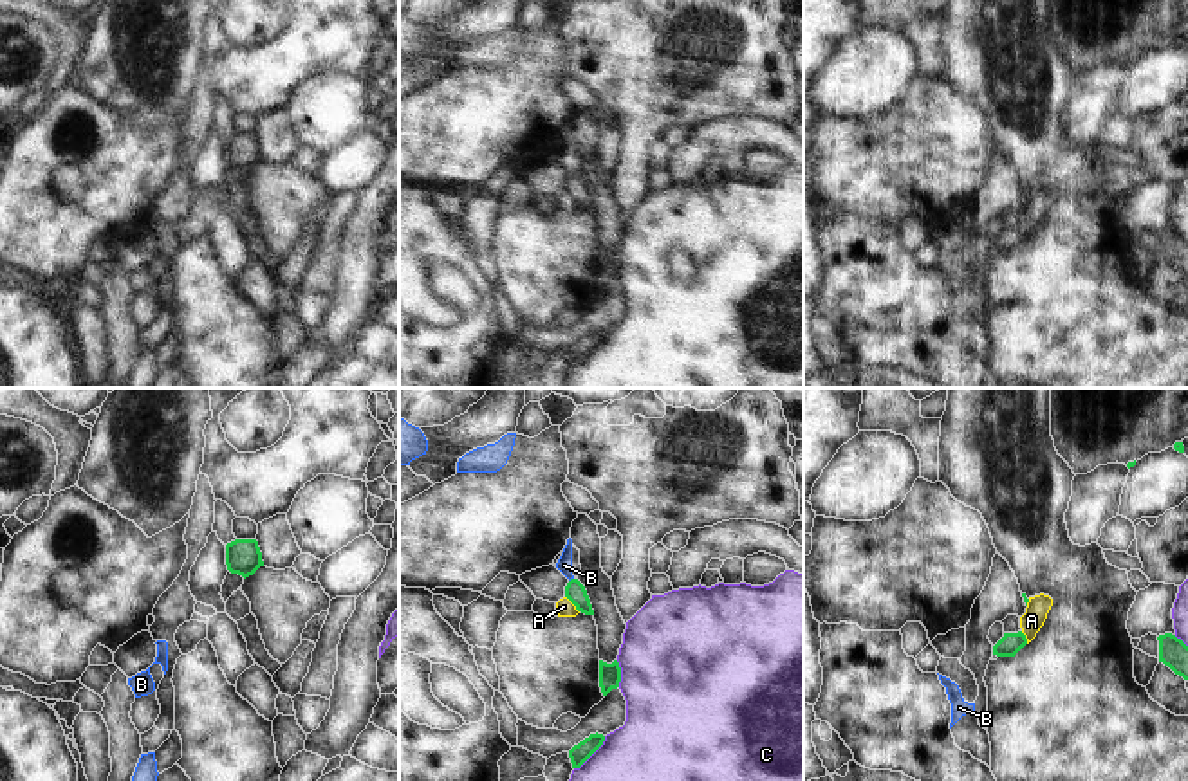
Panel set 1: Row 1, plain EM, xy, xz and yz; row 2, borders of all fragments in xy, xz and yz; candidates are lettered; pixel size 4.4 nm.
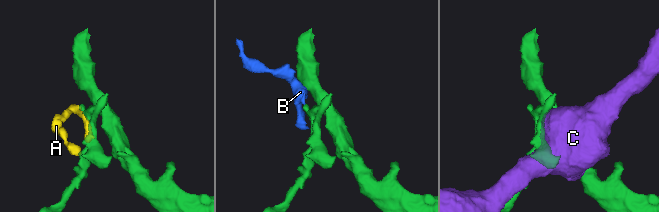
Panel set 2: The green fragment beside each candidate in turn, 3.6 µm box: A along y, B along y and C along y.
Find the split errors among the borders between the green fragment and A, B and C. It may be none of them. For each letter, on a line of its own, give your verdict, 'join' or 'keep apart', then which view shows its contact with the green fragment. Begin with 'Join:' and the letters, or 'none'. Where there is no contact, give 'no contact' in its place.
Join: none
A: keep apart | xz
B: keep apart | xz
C: keep apart | xz

